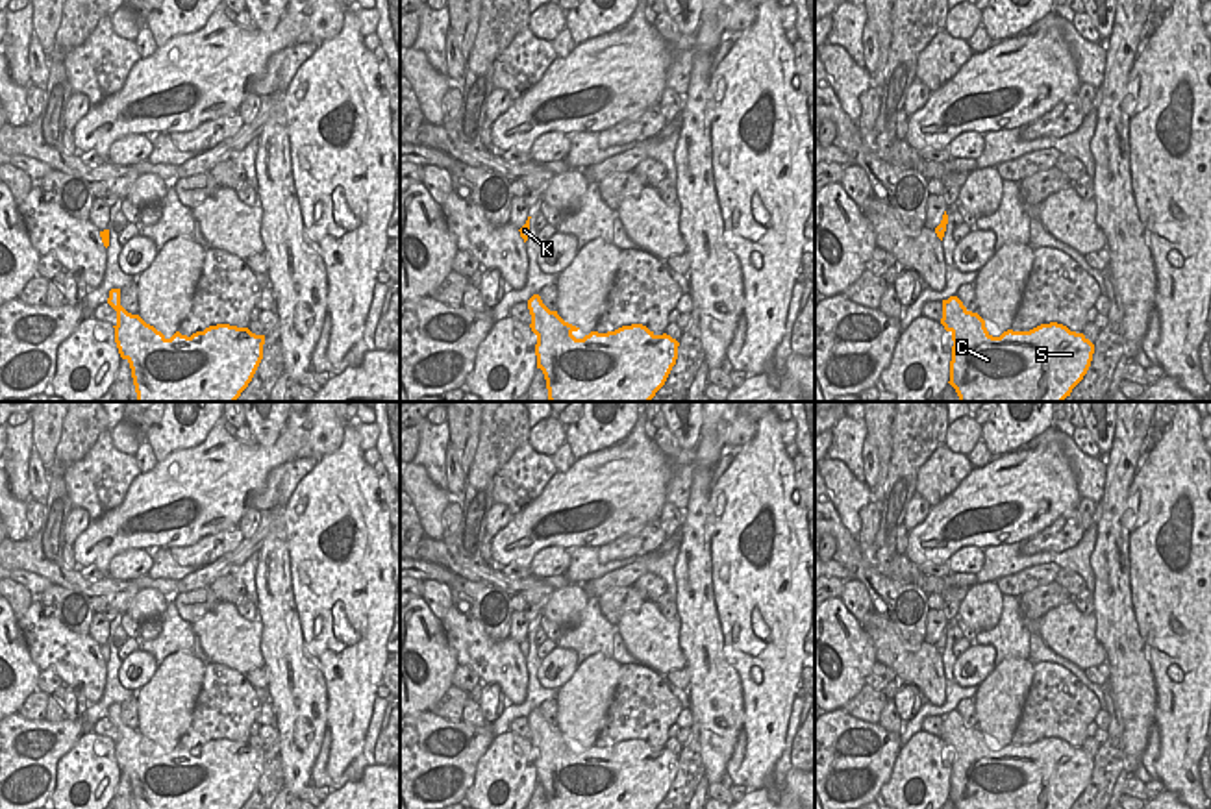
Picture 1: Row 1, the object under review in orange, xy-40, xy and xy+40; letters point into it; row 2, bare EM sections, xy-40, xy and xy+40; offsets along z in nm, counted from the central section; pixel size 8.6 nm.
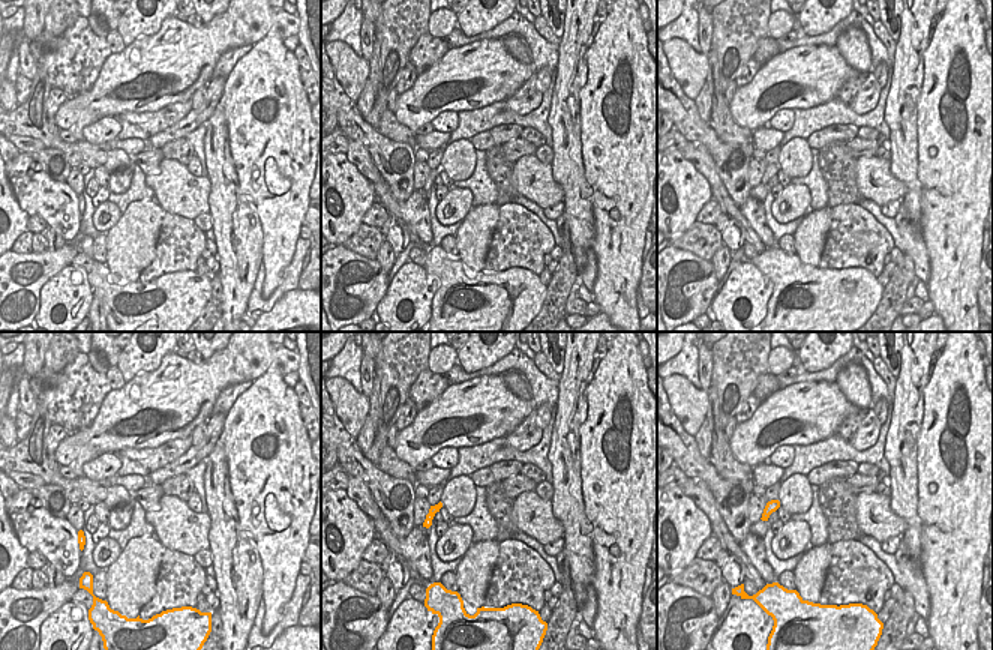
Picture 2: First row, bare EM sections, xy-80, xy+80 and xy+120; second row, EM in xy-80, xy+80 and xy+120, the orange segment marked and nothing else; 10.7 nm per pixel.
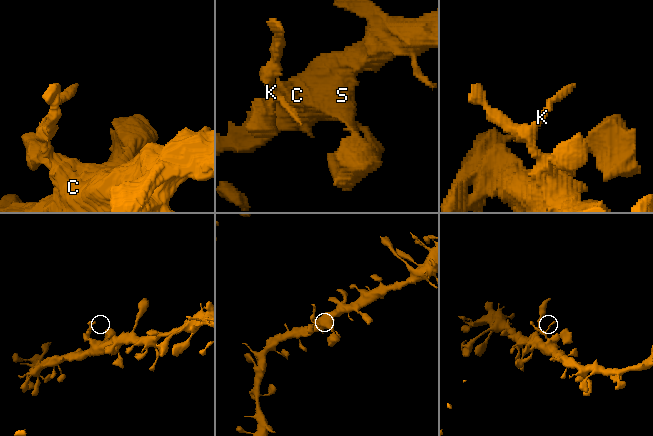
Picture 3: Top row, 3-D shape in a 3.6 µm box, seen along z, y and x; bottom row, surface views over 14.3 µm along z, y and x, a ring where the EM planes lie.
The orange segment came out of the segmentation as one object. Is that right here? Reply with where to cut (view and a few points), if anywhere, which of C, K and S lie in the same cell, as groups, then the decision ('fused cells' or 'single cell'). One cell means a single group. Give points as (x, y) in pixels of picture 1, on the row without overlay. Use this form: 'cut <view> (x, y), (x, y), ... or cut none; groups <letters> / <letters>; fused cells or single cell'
cut xy (534, 711), (530, 724); groups C S / K; fused cells

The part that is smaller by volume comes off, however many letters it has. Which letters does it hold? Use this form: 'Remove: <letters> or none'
Remove: K

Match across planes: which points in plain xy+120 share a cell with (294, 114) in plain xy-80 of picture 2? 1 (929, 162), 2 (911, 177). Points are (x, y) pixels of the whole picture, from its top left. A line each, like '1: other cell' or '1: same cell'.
1: same cell
2: other cell

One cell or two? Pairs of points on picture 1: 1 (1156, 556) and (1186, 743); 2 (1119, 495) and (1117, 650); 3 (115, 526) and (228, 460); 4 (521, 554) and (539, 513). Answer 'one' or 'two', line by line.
1: one
2: one
3: one
4: one

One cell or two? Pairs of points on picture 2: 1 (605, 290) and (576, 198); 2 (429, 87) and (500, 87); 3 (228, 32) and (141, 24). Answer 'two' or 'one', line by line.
1: two
2: one
3: two

